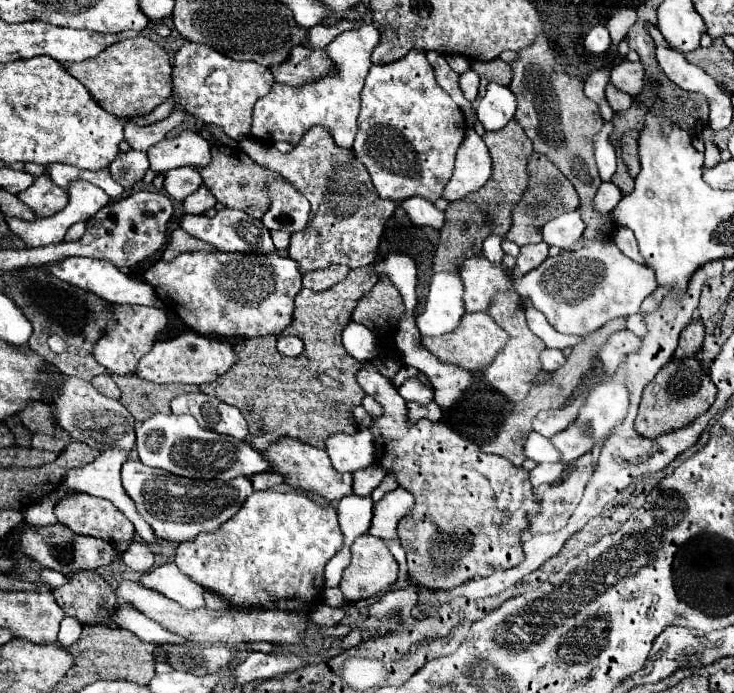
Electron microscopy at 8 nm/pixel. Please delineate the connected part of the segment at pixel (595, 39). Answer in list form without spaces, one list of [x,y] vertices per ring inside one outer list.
[[[595,25],[587,35],[585,35],[585,49],[591,53],[600,55],[609,50],[611,37],[605,25]]]

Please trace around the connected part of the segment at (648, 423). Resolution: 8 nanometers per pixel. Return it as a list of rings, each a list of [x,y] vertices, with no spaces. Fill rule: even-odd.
[[[687,357],[683,361],[669,361],[657,377],[651,381],[651,385],[645,387],[643,399],[639,405],[639,415],[635,421],[635,429],[639,435],[647,439],[655,439],[663,433],[671,433],[675,429],[687,427],[691,421],[707,413],[707,409],[713,405],[717,395],[715,385],[711,383],[709,375],[703,371],[703,367],[697,363],[695,357]]]

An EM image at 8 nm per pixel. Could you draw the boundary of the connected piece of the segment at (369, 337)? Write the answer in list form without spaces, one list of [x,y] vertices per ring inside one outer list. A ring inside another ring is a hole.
[[[351,321],[345,327],[343,345],[345,345],[347,353],[351,357],[355,357],[357,361],[369,361],[369,359],[377,357],[377,353],[379,353],[379,347],[375,343],[373,333],[365,325],[355,323],[355,321]]]

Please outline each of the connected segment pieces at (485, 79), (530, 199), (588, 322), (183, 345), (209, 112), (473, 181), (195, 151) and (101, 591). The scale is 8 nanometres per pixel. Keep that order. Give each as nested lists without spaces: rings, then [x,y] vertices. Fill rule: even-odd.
[[[493,59],[493,61],[473,61],[471,69],[479,75],[481,85],[479,85],[479,97],[483,97],[485,89],[489,83],[499,83],[499,85],[509,85],[511,83],[511,67],[507,63],[503,63],[501,59]]]
[[[533,153],[527,163],[527,175],[529,175],[529,187],[527,193],[517,201],[513,213],[511,213],[511,229],[505,235],[505,239],[515,241],[517,245],[529,245],[529,243],[539,243],[541,241],[541,227],[555,219],[561,213],[575,211],[579,207],[579,197],[571,185],[571,181],[545,157]]]
[[[587,241],[583,247],[547,257],[537,269],[515,281],[515,289],[527,297],[559,333],[589,335],[617,317],[639,313],[643,299],[657,287],[649,267],[625,257],[615,243]]]
[[[193,331],[181,333],[175,339],[167,339],[167,341],[157,341],[153,345],[153,349],[139,361],[135,375],[139,375],[141,379],[153,381],[153,383],[211,383],[215,381],[219,375],[223,375],[231,365],[235,363],[235,353],[231,349],[231,345],[227,341],[221,339],[211,339],[211,337],[203,337],[197,335]]]
[[[187,41],[175,53],[173,87],[181,99],[175,101],[175,105],[181,105],[187,113],[195,115],[203,123],[213,123],[223,127],[225,133],[237,141],[249,137],[253,105],[261,95],[267,95],[271,91],[273,83],[275,79],[267,67],[253,61],[247,63],[229,59],[227,55],[221,55],[219,51],[203,43]]]
[[[467,129],[465,141],[461,143],[455,159],[455,171],[443,189],[443,199],[457,201],[467,193],[481,189],[491,175],[491,157],[483,139]]]
[[[185,129],[181,135],[149,147],[147,157],[156,173],[183,166],[207,165],[211,159],[211,143],[207,143],[197,131]]]
[[[97,571],[67,575],[67,585],[53,589],[51,595],[67,617],[75,617],[83,625],[103,623],[107,627],[115,627],[113,615],[117,597]]]

